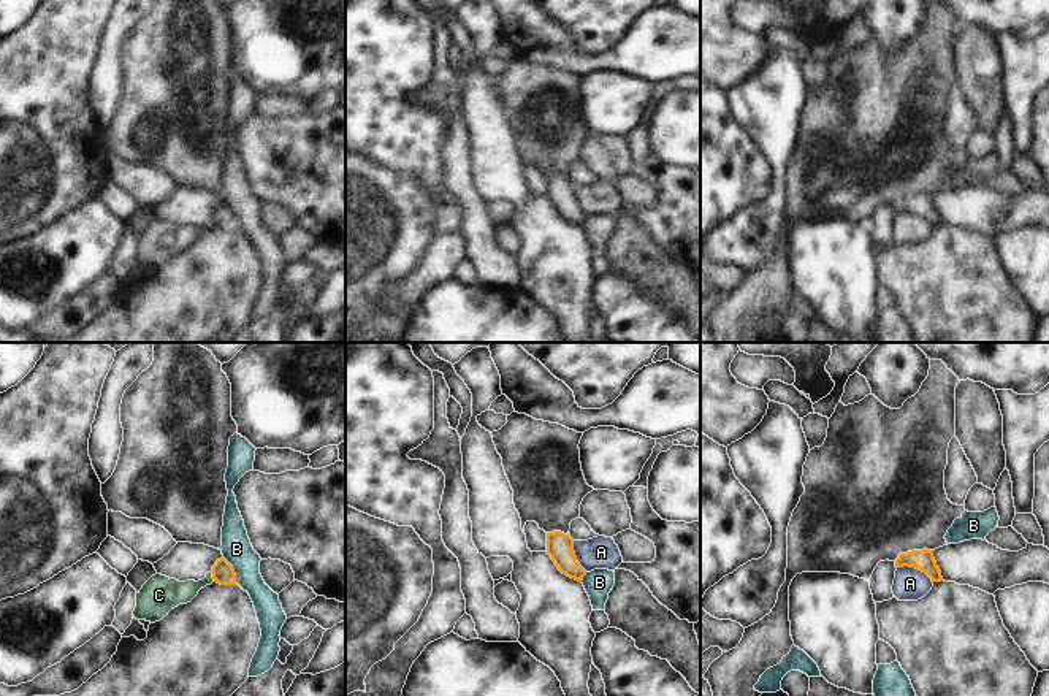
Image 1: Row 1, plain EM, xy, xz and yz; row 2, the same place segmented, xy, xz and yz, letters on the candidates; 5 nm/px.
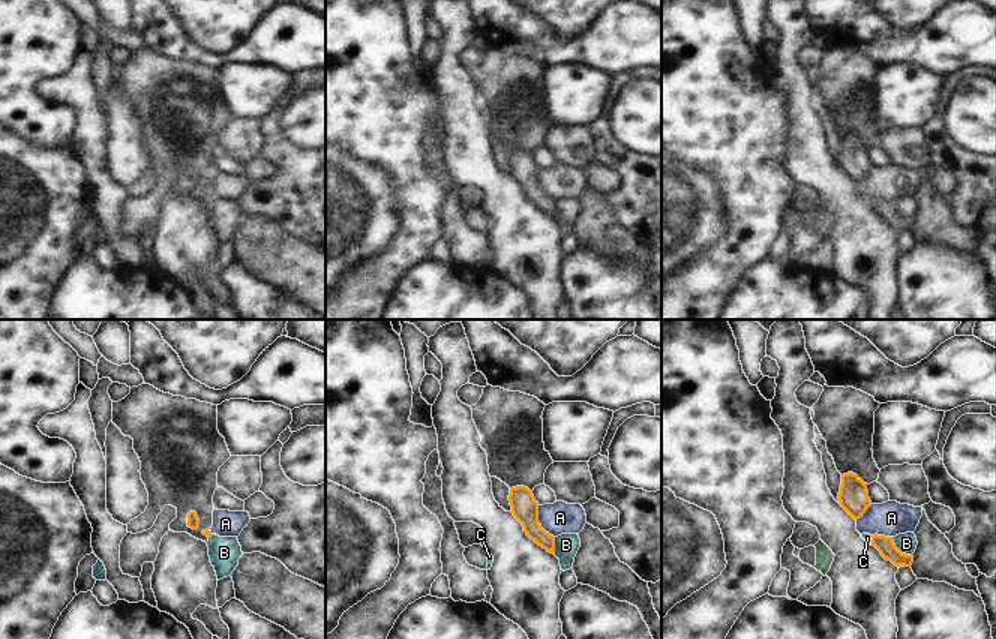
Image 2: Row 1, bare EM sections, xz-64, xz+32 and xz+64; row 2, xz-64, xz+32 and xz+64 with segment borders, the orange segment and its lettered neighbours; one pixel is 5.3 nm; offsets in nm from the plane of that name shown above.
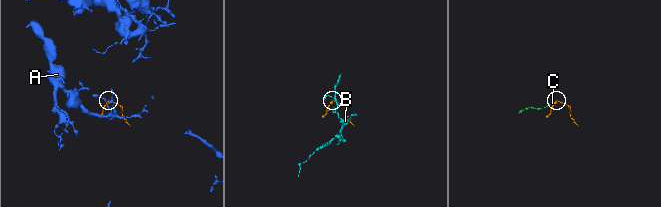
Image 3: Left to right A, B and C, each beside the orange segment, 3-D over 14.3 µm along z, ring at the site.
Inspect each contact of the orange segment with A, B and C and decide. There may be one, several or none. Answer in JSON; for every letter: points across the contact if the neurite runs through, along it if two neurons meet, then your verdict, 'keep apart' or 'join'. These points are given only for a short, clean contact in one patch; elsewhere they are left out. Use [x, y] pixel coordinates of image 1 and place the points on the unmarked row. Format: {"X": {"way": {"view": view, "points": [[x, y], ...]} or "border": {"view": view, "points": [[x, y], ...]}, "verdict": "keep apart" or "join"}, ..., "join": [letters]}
{"A": {"border": {"view": "yz", "points": [[897, 211], [915, 211], [932, 227]]}, "verdict": "keep apart"}, "B": {"border": {"view": "xy", "points": [[222, 202], [232, 211], [236, 227]]}, "verdict": "keep apart"}, "C": {"border": {"view": "xy", "points": [[211, 216], [214, 225]]}, "verdict": "keep apart"}, "join": []}

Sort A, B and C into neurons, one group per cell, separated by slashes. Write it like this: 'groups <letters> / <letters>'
groups A C / B

